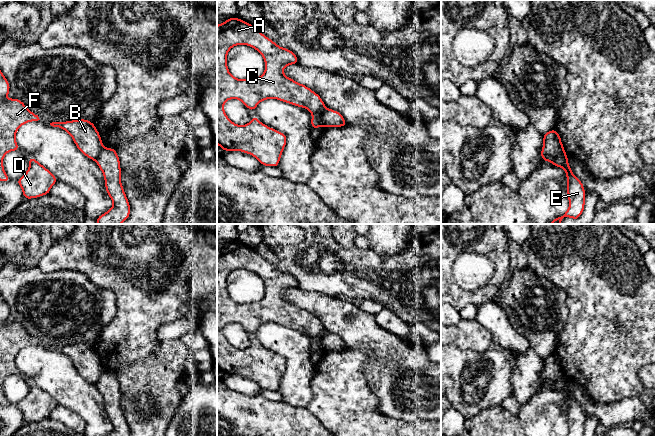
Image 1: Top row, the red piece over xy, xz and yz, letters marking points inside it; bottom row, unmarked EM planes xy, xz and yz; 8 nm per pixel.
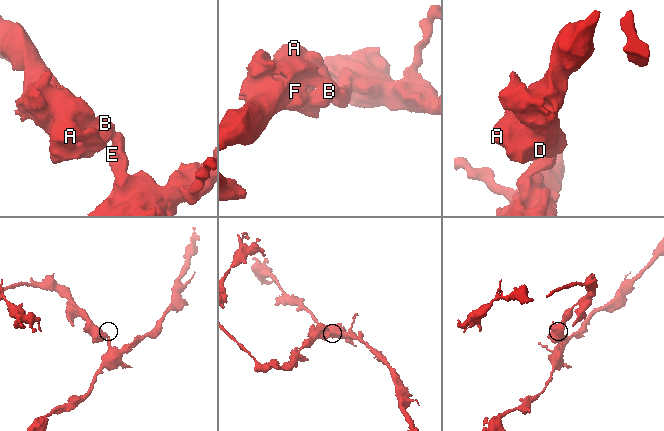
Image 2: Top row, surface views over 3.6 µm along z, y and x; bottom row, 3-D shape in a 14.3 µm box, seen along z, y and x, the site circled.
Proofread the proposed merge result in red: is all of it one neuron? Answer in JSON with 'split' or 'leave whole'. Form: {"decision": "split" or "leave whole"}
{"decision": "split"}

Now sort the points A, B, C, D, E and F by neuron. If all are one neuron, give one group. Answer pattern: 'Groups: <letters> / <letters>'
Groups: A B C D F / E

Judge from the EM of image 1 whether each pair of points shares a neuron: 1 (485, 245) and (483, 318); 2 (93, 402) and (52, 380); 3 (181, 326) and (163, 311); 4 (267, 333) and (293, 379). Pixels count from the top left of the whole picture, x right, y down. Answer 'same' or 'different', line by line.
1: different
2: same
3: different
4: same

